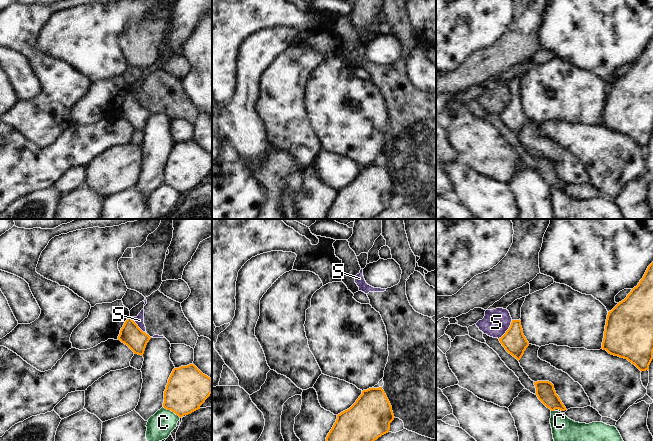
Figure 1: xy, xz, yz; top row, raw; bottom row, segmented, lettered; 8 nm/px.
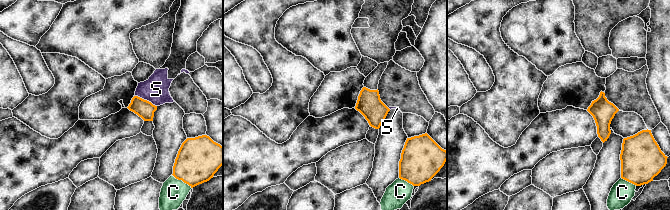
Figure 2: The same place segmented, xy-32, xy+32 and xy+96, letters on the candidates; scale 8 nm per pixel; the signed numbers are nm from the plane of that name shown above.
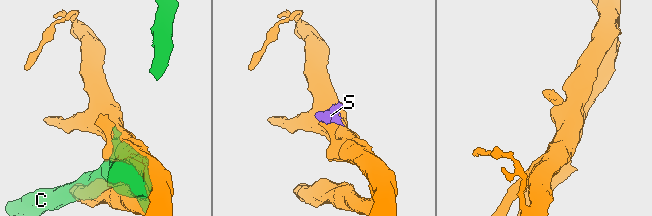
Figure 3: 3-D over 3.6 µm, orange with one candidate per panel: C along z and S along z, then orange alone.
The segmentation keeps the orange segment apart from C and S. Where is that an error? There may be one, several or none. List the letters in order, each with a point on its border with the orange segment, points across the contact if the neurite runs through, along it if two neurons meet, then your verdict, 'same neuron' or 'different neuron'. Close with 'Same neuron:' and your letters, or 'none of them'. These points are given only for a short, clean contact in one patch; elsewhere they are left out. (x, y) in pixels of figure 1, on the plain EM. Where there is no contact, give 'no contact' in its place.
C: meets orange in xy at (172, 187); different neuron
S: meets orange in yz at (507, 106); border along yz (512, 96), (509, 104), (498, 114); different neuron
Same neuron: none of them

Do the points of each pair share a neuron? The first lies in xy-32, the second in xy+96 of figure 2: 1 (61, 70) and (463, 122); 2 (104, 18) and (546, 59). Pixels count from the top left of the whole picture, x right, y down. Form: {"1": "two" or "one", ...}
{"1": "two", "2": "one"}

